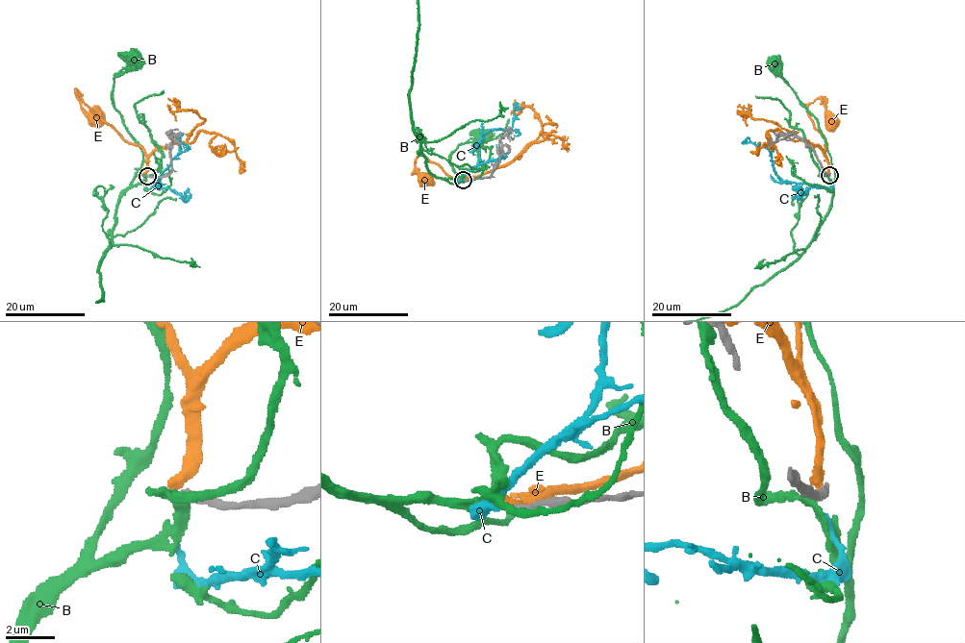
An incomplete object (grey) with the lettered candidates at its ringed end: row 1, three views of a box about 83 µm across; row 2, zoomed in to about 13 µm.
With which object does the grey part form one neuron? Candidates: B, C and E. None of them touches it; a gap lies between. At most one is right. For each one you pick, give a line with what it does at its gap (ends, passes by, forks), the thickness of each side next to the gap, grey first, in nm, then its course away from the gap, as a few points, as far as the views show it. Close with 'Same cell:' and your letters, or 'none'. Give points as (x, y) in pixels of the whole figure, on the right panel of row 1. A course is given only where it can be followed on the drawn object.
B: it passes by; 280 nm thick on the grey side, 300 nm on the other; it runs (828, 176), (833, 184), (833, 167), (817, 119), (799, 103), (797, 92), (774, 64)
Same cell: B

